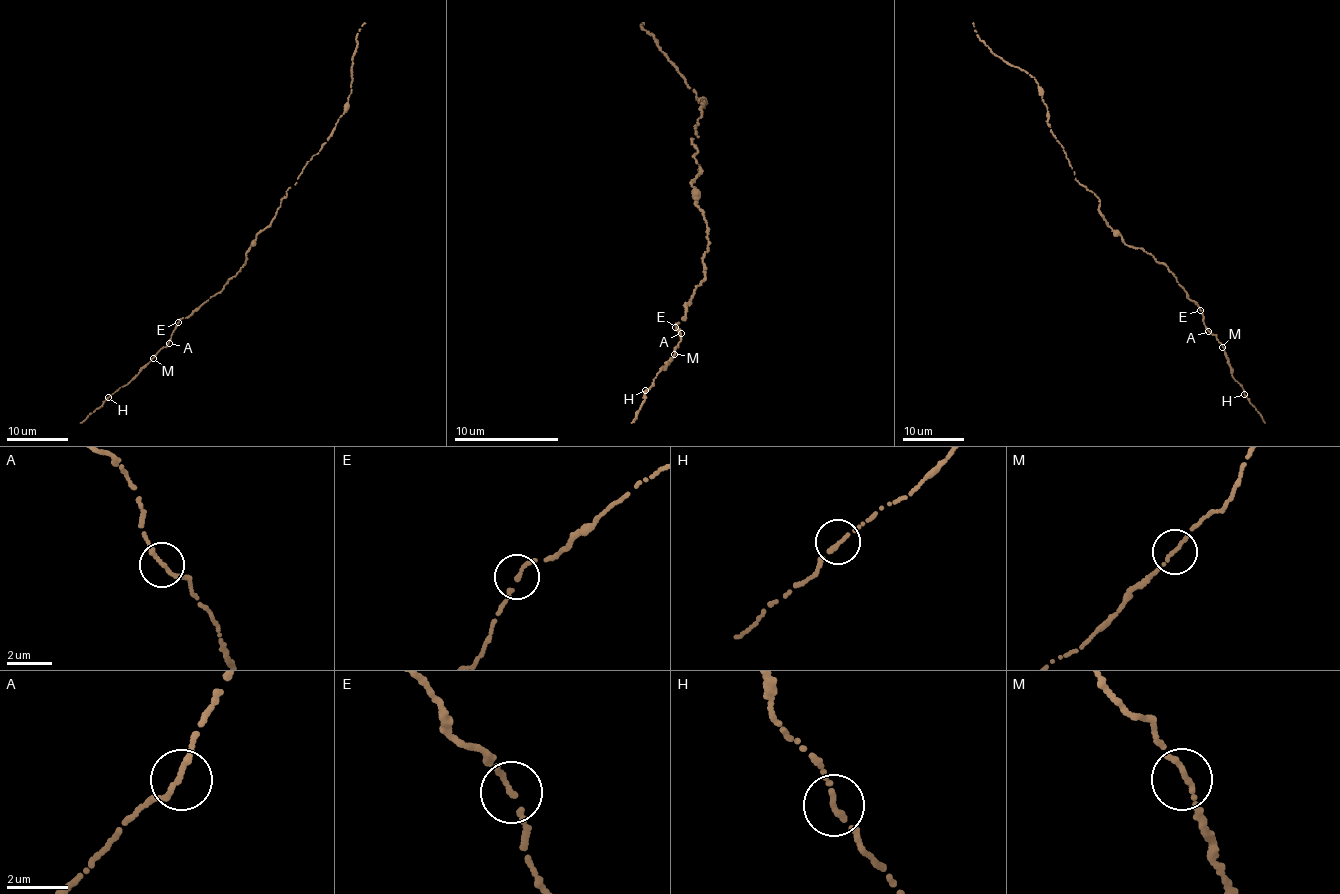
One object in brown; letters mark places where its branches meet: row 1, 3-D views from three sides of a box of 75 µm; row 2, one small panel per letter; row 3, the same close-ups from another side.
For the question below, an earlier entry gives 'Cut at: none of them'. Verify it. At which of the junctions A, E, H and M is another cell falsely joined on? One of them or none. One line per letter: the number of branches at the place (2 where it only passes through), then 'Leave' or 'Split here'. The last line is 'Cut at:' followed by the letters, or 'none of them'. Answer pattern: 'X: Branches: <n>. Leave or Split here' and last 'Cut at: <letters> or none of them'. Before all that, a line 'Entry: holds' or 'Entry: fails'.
Entry: holds
A: Branches: 2. Leave
E: Branches: 1. Leave
H: Branches: 1. Leave
M: Branches: 2. Leave
Cut at: none of them

